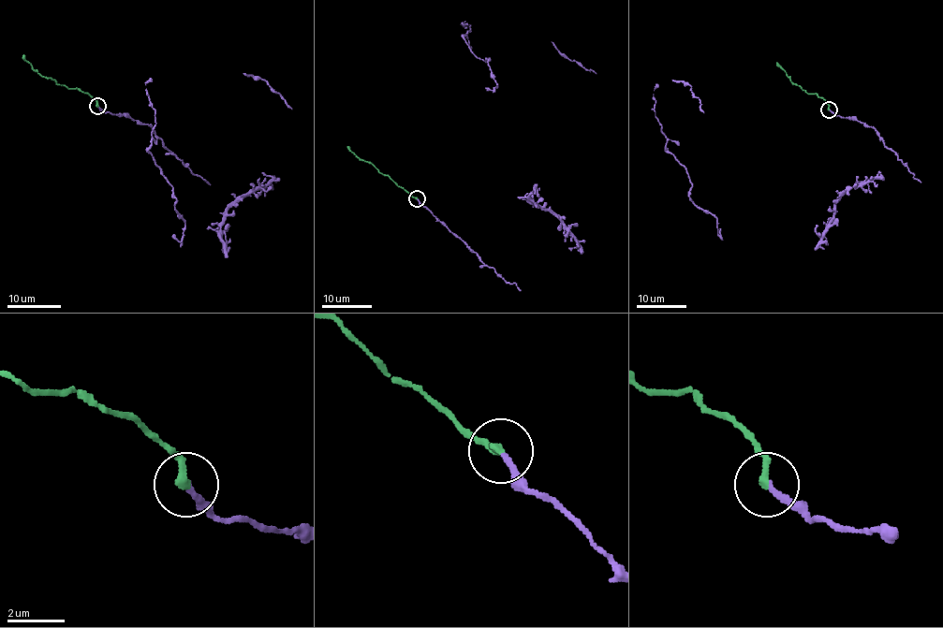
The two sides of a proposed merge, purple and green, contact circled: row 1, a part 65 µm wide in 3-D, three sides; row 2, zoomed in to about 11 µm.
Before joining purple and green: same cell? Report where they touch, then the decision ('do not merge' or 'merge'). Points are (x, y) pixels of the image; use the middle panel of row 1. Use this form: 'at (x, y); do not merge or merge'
at (417, 198); merge

